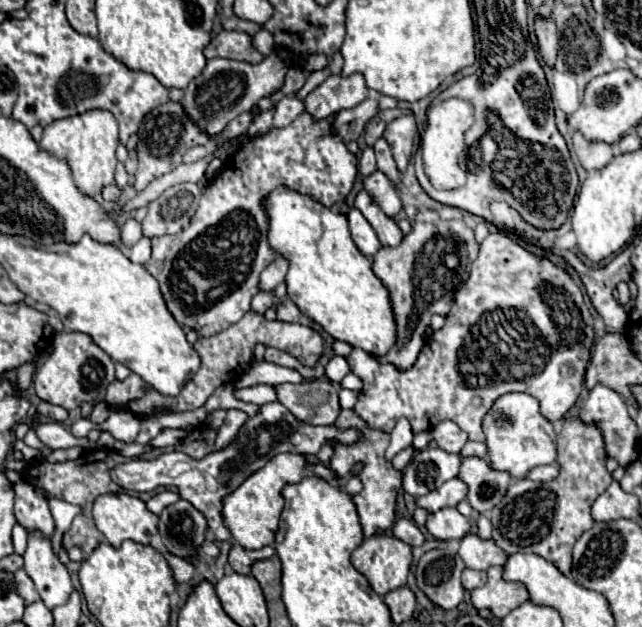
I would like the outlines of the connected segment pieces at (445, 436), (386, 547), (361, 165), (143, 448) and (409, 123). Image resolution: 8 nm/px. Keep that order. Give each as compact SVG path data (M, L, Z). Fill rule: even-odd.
M450 420L440 422L440 424L434 426L430 432L432 432L434 440L438 442L438 446L440 446L442 450L446 450L446 452L452 452L452 454L460 454L462 446L464 446L466 440L468 440L466 432L462 432L462 430L460 430L454 422L450 422Z
M378 534L372 538L366 538L350 556L352 566L368 580L370 588L378 594L384 596L386 592L392 592L394 588L406 586L406 578L408 578L408 570L412 564L412 548L408 544L404 544L402 540L388 536L388 534Z
M366 148L360 156L360 162L358 162L358 172L362 176L370 176L372 172L376 172L376 158L374 158L374 150L372 148Z
M116 440L114 443L115 449L123 456L133 458L150 451L152 447L150 445L136 444L135 442L127 444Z
M412 114L392 120L384 130L384 140L390 144L394 160L398 164L398 170L402 174L406 172L416 134L418 134L418 126L416 126L416 120Z

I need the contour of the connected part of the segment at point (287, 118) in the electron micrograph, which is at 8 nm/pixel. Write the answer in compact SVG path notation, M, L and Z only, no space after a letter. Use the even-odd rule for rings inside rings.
M284 96L278 104L276 104L276 114L274 114L274 128L284 128L288 126L296 116L300 116L304 112L304 104L302 100L298 100L296 96Z

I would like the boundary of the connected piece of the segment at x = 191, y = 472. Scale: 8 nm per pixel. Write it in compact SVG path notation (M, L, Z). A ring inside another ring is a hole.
M272 402L264 404L258 416L248 418L236 440L224 450L212 452L202 460L194 460L184 452L164 452L154 460L136 458L126 464L118 464L112 470L112 480L118 486L134 492L152 492L158 486L176 486L180 490L180 498L188 500L196 510L206 516L208 528L214 532L214 538L224 542L232 536L222 522L222 498L236 490L252 472L260 470L272 456L282 452L316 454L322 444L332 444L334 440L342 444L352 444L358 440L358 436L360 434L356 430L340 432L334 426L308 426L296 420L280 402Z

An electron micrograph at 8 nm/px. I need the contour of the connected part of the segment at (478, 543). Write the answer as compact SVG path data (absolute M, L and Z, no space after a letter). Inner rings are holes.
M466 534L460 540L458 556L464 560L466 568L488 570L490 566L502 566L508 554L500 550L492 540L480 540L476 534Z

